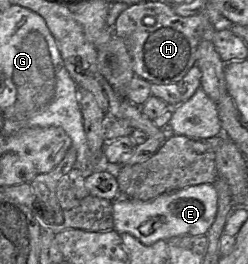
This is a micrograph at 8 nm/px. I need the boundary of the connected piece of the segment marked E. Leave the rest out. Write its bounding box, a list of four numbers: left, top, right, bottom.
[112,183,218,245]

